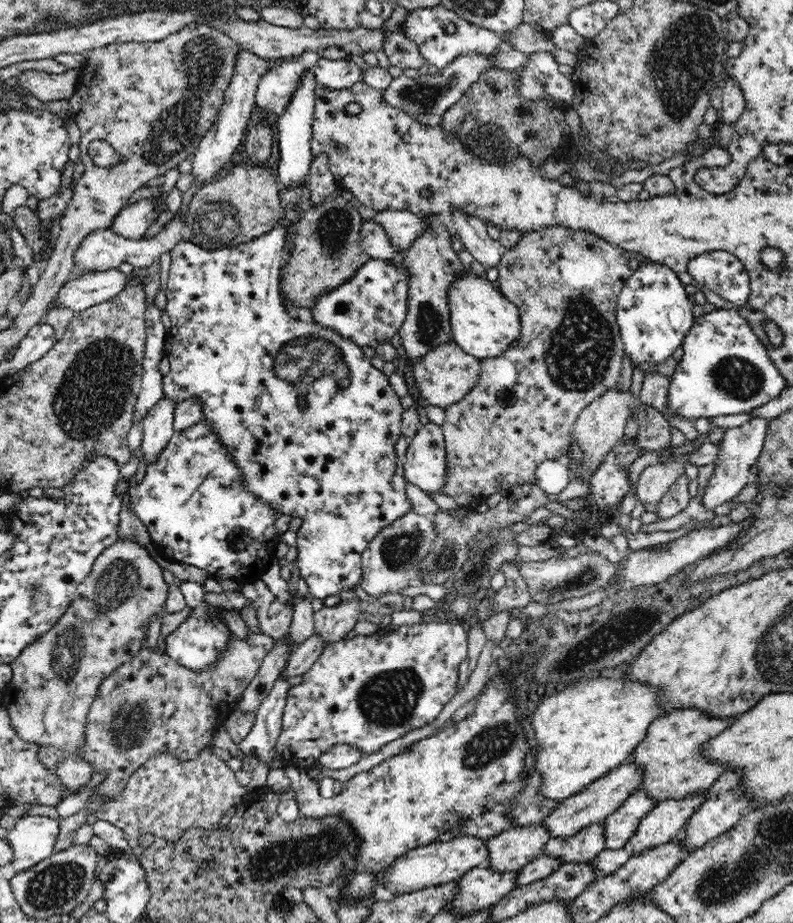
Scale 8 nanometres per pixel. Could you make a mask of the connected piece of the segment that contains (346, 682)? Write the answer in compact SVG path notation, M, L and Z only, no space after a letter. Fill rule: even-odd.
M447 618L438 624L417 623L394 631L381 627L374 636L357 635L354 640L328 643L324 654L303 675L302 682L288 691L275 747L285 766L306 768L338 744L354 745L364 755L378 753L384 745L402 738L410 730L434 722L457 693L458 666L468 652L466 631L464 623L454 624Z

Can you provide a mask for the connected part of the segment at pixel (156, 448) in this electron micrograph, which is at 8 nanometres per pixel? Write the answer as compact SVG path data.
M162 394L162 398L145 414L141 446L146 464L152 462L164 450L166 442L174 434L174 412L176 412L176 408L178 408L176 400Z

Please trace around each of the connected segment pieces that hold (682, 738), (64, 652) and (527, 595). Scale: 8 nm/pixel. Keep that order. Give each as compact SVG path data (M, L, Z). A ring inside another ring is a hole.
M674 710L672 714L658 718L650 724L646 738L642 738L637 748L632 752L627 763L642 769L640 776L640 787L636 788L635 792L644 791L648 797L654 799L654 802L659 803L665 800L680 800L685 799L688 795L696 791L706 791L710 788L718 777L726 770L724 765L718 763L710 763L703 756L703 745L711 738L718 736L720 732L724 732L730 726L732 720L716 720L710 716L704 716L700 710Z
M128 539L116 541L114 544L112 544L112 546L109 546L102 551L102 554L100 554L100 556L94 560L94 564L91 567L92 570L90 571L90 574L77 588L74 598L75 601L71 603L70 606L68 606L68 609L66 609L66 612L63 613L63 616L58 620L58 623L54 624L54 627L52 627L49 632L46 632L32 645L24 648L22 653L9 664L12 674L10 683L12 683L12 686L14 686L14 690L12 690L11 699L8 698L9 704L7 709L10 713L10 718L12 724L14 725L15 731L18 735L20 735L22 740L28 743L40 746L50 746L51 748L61 750L61 752L64 754L64 759L60 762L56 762L56 769L54 771L61 778L61 781L71 794L78 793L80 790L86 788L87 784L94 780L94 774L96 774L93 762L86 761L86 759L80 755L80 752L82 752L82 748L86 748L85 732L90 707L93 705L93 702L100 693L100 686L102 686L102 682L106 680L108 676L111 676L114 670L122 668L124 663L130 662L132 659L138 656L138 652L142 652L142 650L144 650L151 618L156 615L162 626L162 620L168 614L168 610L166 610L166 601L168 600L168 591L170 585L166 583L162 577L163 568L160 567L156 561L154 561L152 555L148 553L144 547L140 547L140 545L136 544L136 542L132 542Z
M505 564L501 572L505 574L506 584L498 591L497 599L490 601L489 618L506 610L526 607L534 603L527 580L518 571L518 566Z

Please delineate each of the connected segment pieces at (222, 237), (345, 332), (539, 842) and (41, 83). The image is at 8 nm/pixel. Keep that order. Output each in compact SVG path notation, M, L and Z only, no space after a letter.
M234 166L220 177L206 183L195 194L185 214L186 236L192 236L200 249L234 248L243 242L258 239L279 223L286 210L280 199L276 178L260 166Z
M370 258L344 284L318 296L311 309L313 320L338 333L342 339L374 353L377 346L390 343L399 334L400 327L406 320L411 277L404 262L396 265L392 260Z
M542 824L505 829L484 842L488 849L487 866L498 873L518 871L541 856L550 837Z
M69 68L62 73L28 70L17 76L17 82L36 98L48 102L70 98L81 85L80 75L81 71Z

